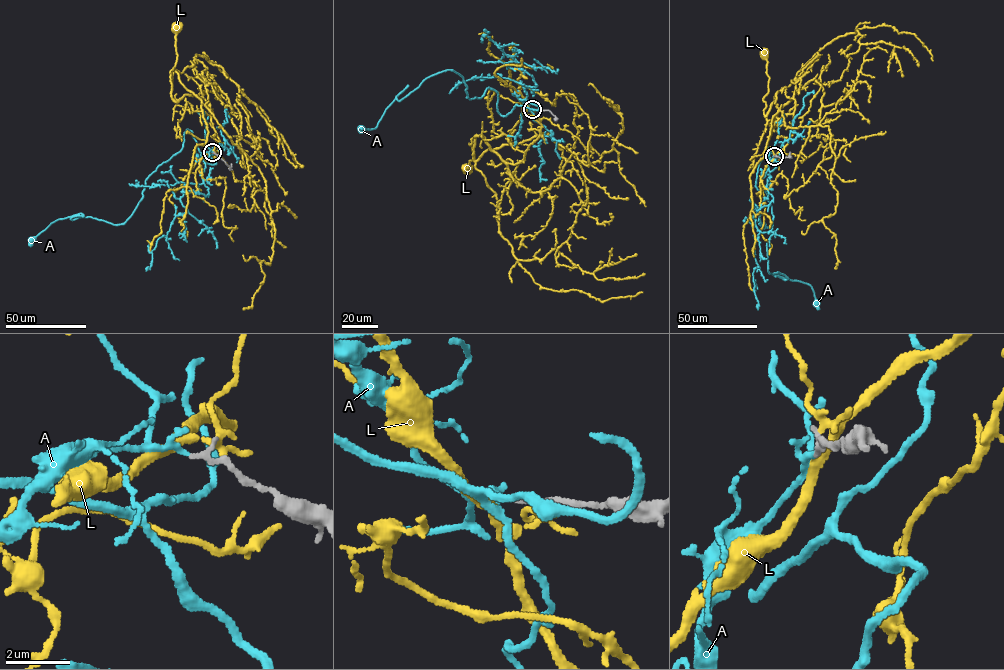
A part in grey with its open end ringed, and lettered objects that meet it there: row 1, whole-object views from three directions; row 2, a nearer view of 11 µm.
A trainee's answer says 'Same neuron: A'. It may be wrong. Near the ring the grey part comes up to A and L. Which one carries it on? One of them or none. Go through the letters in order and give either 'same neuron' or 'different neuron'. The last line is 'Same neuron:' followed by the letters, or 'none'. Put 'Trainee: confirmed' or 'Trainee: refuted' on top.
Trainee: confirmed
A: same neuron
L: different neuron
Same neuron: A

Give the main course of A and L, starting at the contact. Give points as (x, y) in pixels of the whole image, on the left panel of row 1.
A: (212, 152), (202, 160), (216, 164), (186, 130), (124, 223), (71, 218), (80, 213), (51, 223), (30, 246)
L: (213, 152), (220, 150), (210, 106), (202, 97), (186, 94), (176, 101), (172, 97), (177, 27)

